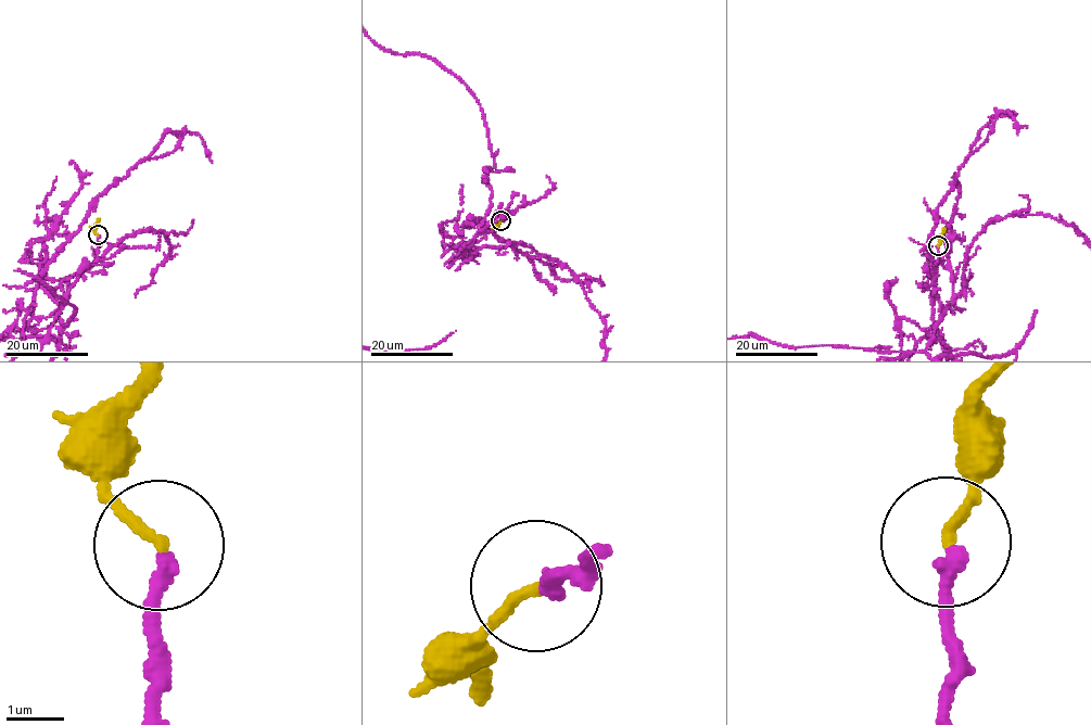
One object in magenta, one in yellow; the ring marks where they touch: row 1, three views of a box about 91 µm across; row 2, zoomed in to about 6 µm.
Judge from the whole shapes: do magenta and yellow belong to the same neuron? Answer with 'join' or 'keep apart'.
join

